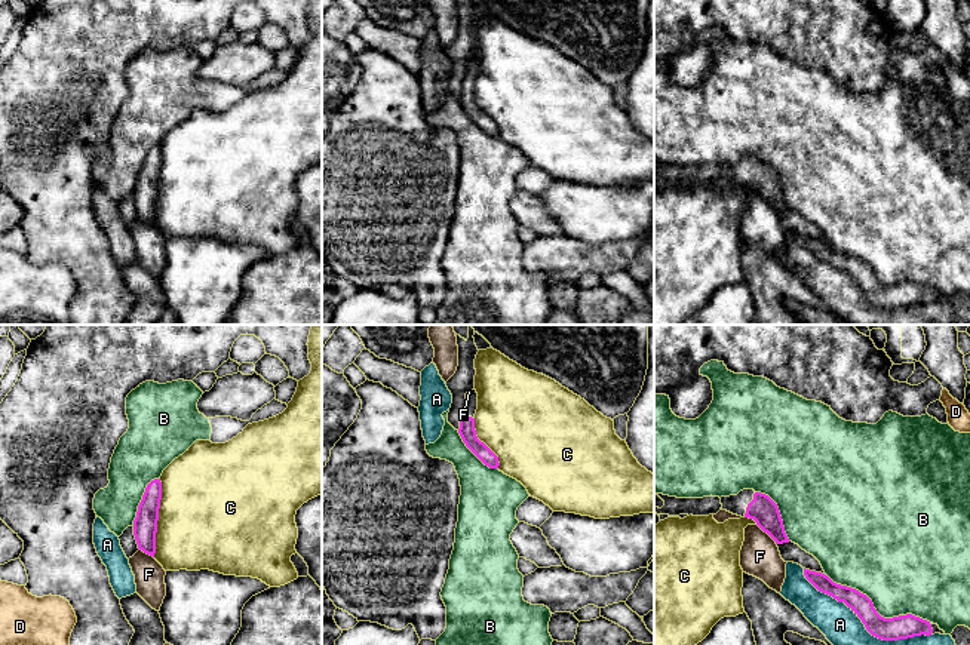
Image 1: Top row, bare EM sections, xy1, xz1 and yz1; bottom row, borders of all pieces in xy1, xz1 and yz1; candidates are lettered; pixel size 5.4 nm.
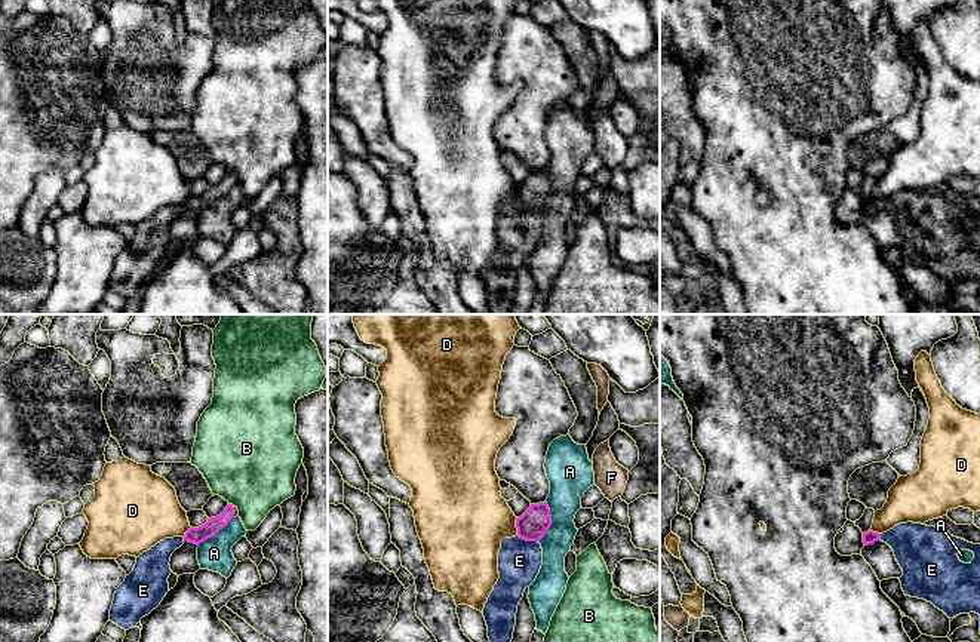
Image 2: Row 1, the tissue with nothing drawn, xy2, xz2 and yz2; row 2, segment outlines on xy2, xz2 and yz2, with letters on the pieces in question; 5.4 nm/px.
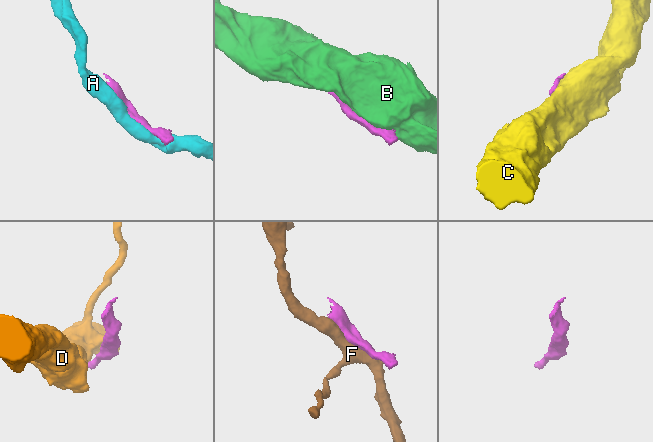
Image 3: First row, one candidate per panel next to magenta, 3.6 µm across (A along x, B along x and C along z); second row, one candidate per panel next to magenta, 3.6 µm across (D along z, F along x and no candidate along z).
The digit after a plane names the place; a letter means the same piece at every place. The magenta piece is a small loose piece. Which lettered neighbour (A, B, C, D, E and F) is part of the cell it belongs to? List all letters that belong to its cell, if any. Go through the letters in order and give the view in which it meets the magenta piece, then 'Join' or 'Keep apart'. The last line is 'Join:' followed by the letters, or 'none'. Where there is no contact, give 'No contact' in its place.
A: Touches magenta in yz1. Keep apart
B: Touches magenta in yz1. Keep apart
C: Touches magenta in xy1. Keep apart
D: Touches magenta in xz2. Keep apart
E: Touches magenta in xz2. Join
F: Touches magenta in yz1. Keep apart
Join: E

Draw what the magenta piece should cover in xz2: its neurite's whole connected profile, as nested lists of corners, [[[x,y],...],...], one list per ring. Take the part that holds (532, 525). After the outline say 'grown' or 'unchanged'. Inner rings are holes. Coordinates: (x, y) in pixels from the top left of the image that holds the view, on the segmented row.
[[[547,503],[531,504],[516,519],[517,535],[504,538],[498,553],[500,578],[483,608],[489,642],[511,642],[517,605],[543,565],[543,549],[538,543],[552,526]]]; grown

